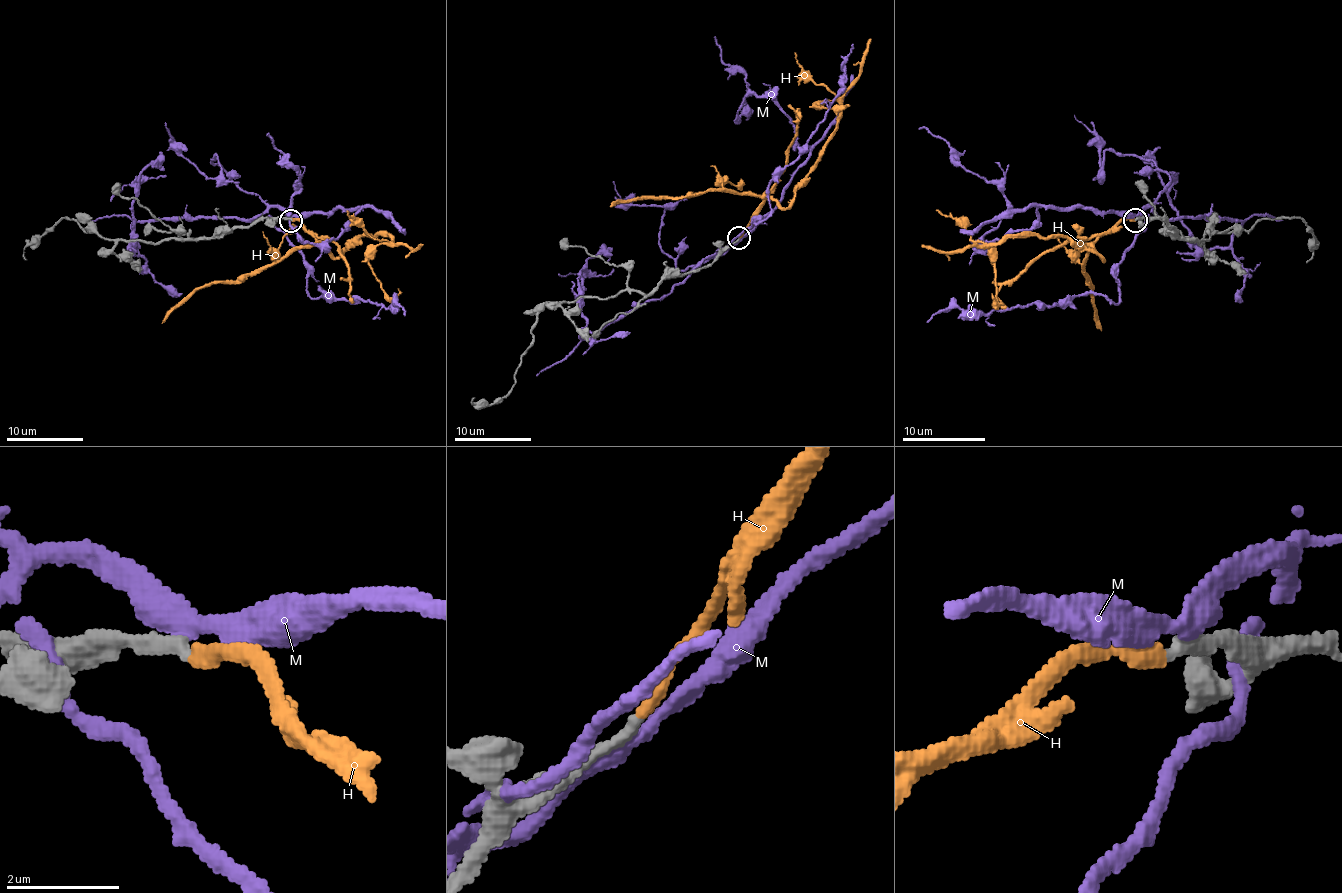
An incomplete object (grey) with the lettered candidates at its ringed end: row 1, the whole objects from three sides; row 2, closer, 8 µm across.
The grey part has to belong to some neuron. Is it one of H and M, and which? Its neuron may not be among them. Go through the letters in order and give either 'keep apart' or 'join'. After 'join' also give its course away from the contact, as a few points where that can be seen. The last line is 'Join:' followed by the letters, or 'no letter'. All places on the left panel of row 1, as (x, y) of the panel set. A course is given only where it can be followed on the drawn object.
H: join | via (290, 221), (338, 257), (360, 236), (386, 234), (392, 242), (379, 244), (369, 267), (390, 298), (398, 288)
M: keep apart
Join: H

